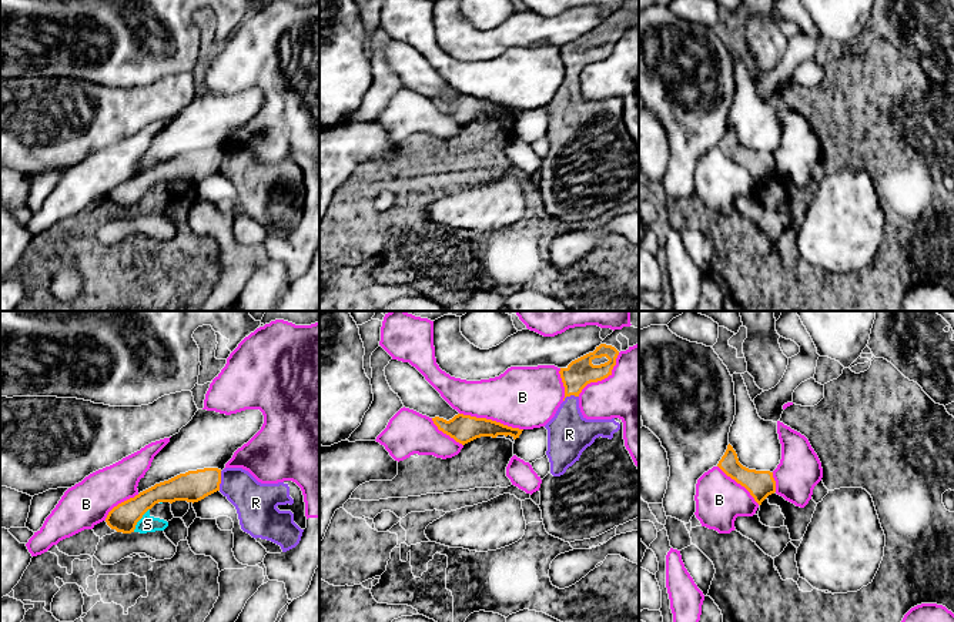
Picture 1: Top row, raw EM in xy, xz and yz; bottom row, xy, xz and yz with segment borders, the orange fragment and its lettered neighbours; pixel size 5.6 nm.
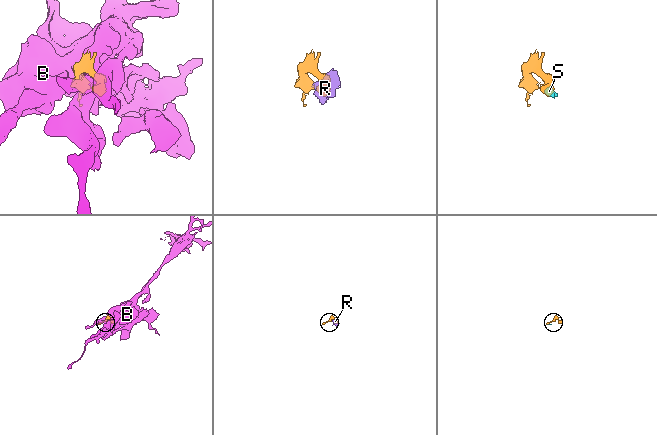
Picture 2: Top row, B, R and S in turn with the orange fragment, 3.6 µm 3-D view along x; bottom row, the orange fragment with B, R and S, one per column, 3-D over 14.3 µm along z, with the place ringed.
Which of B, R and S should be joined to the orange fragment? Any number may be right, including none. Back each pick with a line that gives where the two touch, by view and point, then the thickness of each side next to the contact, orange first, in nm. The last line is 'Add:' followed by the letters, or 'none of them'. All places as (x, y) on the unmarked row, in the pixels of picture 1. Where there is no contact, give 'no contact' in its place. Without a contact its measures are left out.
R: meets orange in xy at (220, 161); 180 nm thick on the orange side, 240 nm on the other
Add: R

